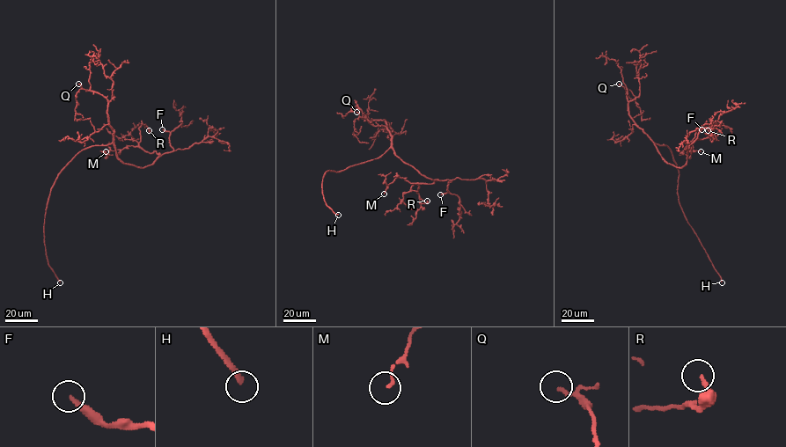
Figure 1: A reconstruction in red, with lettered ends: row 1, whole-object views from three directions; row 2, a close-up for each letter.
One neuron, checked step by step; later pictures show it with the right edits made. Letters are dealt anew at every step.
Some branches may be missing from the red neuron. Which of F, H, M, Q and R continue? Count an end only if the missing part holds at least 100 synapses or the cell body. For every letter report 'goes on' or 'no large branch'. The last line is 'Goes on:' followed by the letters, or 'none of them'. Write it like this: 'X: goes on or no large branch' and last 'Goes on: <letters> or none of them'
F: goes on
H: goes on
M: no large branch
Q: no large branch
R: no large branch
Goes on: F, H

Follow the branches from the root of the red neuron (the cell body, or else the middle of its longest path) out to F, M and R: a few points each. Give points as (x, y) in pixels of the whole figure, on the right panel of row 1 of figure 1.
F: (661, 145), (655, 143), (661, 157), (667, 163), (681, 167), (686, 161), (688, 146), (701, 129)
M: (661, 145), (655, 143), (661, 157), (680, 167), (691, 153), (686, 145), (684, 150), (701, 151)
R: (661, 145), (655, 143), (661, 157), (681, 167), (687, 152), (691, 153), (695, 132), (710, 124), (708, 130)

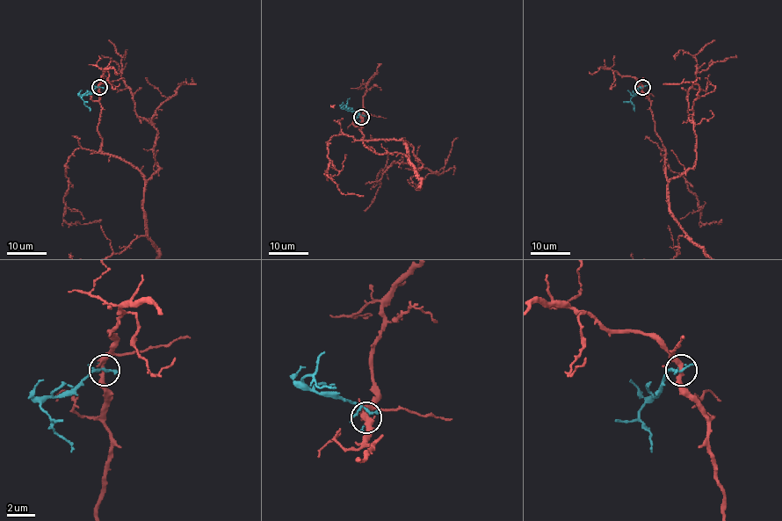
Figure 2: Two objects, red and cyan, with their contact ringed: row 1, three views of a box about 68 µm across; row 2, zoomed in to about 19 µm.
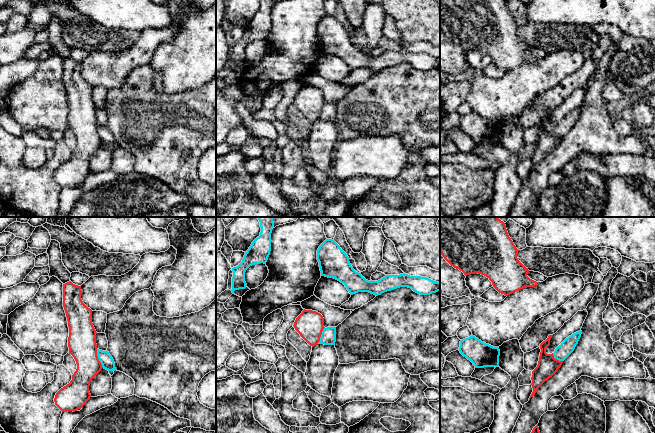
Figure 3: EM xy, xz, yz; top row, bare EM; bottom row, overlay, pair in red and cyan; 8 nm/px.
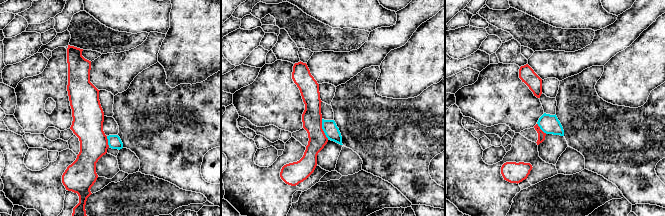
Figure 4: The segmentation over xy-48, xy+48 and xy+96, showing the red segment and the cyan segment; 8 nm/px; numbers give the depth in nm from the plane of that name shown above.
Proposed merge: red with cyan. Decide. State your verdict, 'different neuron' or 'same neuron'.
different neuron

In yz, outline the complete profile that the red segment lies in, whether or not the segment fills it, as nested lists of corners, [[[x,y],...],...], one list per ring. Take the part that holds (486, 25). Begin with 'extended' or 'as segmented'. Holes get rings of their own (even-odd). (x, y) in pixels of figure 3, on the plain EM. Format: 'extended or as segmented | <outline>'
as segmented | [[[440,0],[440,30],[444,35],[465,52],[475,49],[486,52],[505,72],[538,61],[527,52],[529,46],[518,36],[518,27],[505,0]]]

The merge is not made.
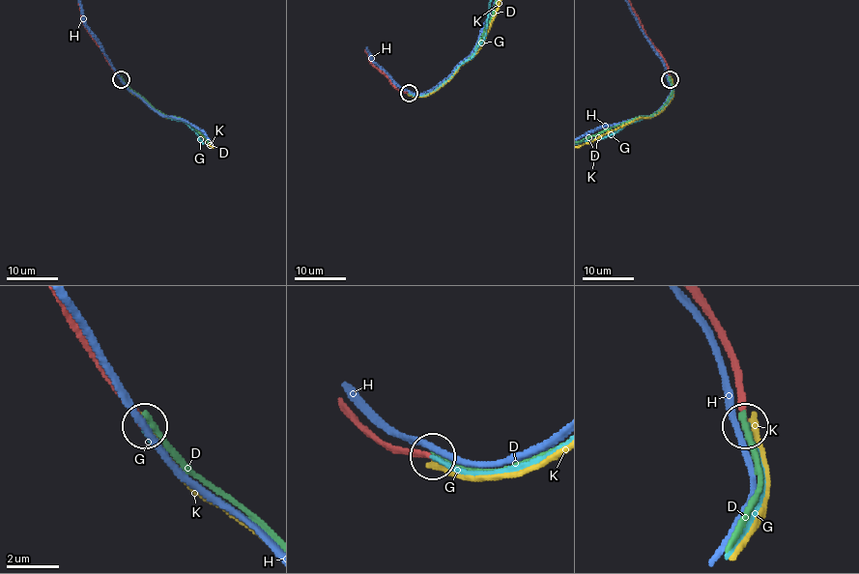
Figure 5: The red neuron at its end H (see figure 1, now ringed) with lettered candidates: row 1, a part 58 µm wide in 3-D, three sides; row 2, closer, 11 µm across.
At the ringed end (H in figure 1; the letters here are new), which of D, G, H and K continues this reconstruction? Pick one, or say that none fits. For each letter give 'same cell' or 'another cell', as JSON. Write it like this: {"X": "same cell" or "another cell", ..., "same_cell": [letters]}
{"D": "another cell", "G": "same cell", "H": "another cell", "K": "another cell", "same_cell": ["G"]}

